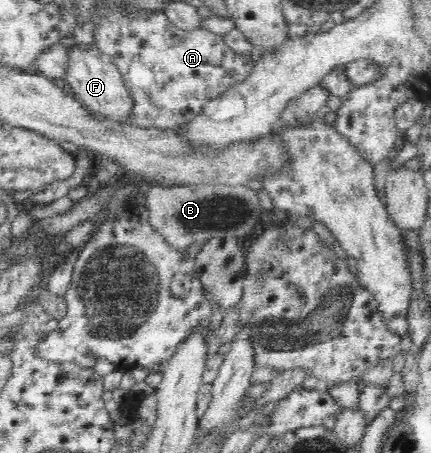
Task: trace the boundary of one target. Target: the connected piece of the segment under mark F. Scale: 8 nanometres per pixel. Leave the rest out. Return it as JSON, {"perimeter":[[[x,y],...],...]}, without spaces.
{"perimeter":[[[76,43],[69,48],[68,56],[69,69],[67,69],[64,85],[69,88],[83,108],[95,116],[126,121],[132,110],[134,99],[110,57],[101,52],[96,45],[83,47]]]}

